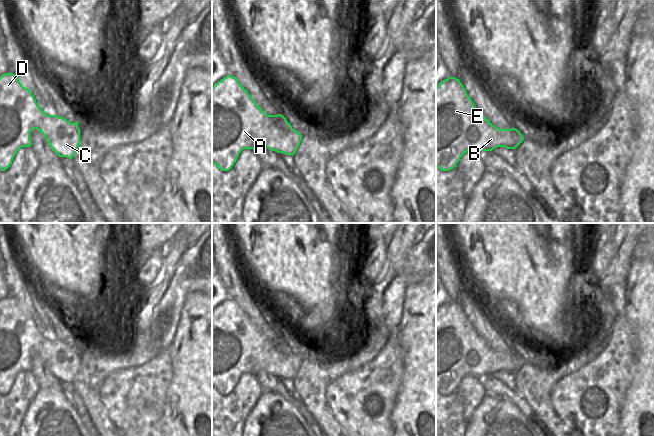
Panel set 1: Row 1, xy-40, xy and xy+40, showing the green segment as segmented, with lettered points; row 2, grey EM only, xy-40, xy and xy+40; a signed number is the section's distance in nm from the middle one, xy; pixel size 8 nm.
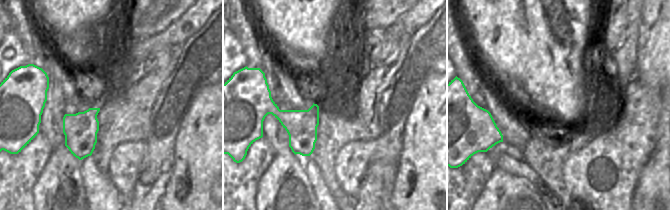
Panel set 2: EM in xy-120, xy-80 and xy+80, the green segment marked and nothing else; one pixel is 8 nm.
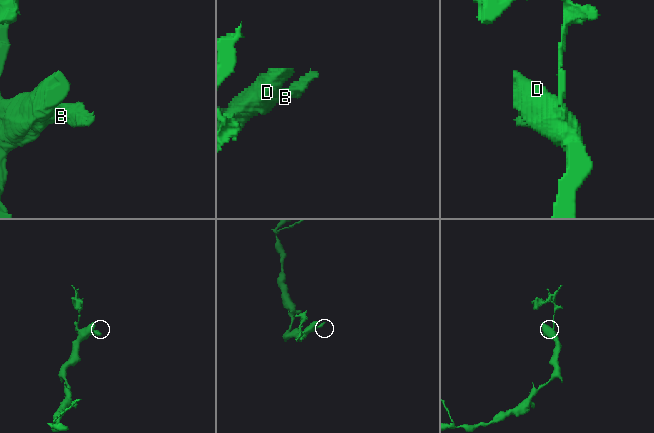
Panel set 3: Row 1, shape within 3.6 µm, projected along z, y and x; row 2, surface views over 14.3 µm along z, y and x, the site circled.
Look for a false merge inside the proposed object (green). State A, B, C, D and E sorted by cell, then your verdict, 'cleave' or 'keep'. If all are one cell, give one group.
A B C D E; keep

